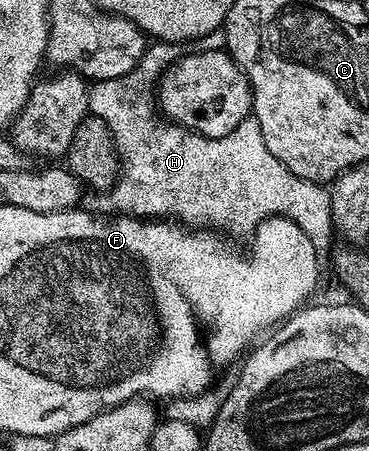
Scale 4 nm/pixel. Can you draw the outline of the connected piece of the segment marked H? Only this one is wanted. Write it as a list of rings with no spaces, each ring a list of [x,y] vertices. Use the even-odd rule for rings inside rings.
[[[222,29],[184,44],[154,41],[147,46],[138,66],[124,77],[95,79],[89,84],[89,114],[108,125],[118,151],[118,180],[108,192],[108,198],[114,202],[113,210],[133,219],[167,219],[194,229],[217,229],[243,236],[273,215],[283,215],[308,233],[319,253],[329,252],[330,235],[335,234],[329,190],[321,183],[296,177],[272,157],[257,121],[249,124],[250,131],[239,130],[236,137],[209,139],[179,124],[163,121],[152,103],[150,108],[146,100],[146,75],[160,77],[183,55],[221,51],[225,46],[226,32]]]

